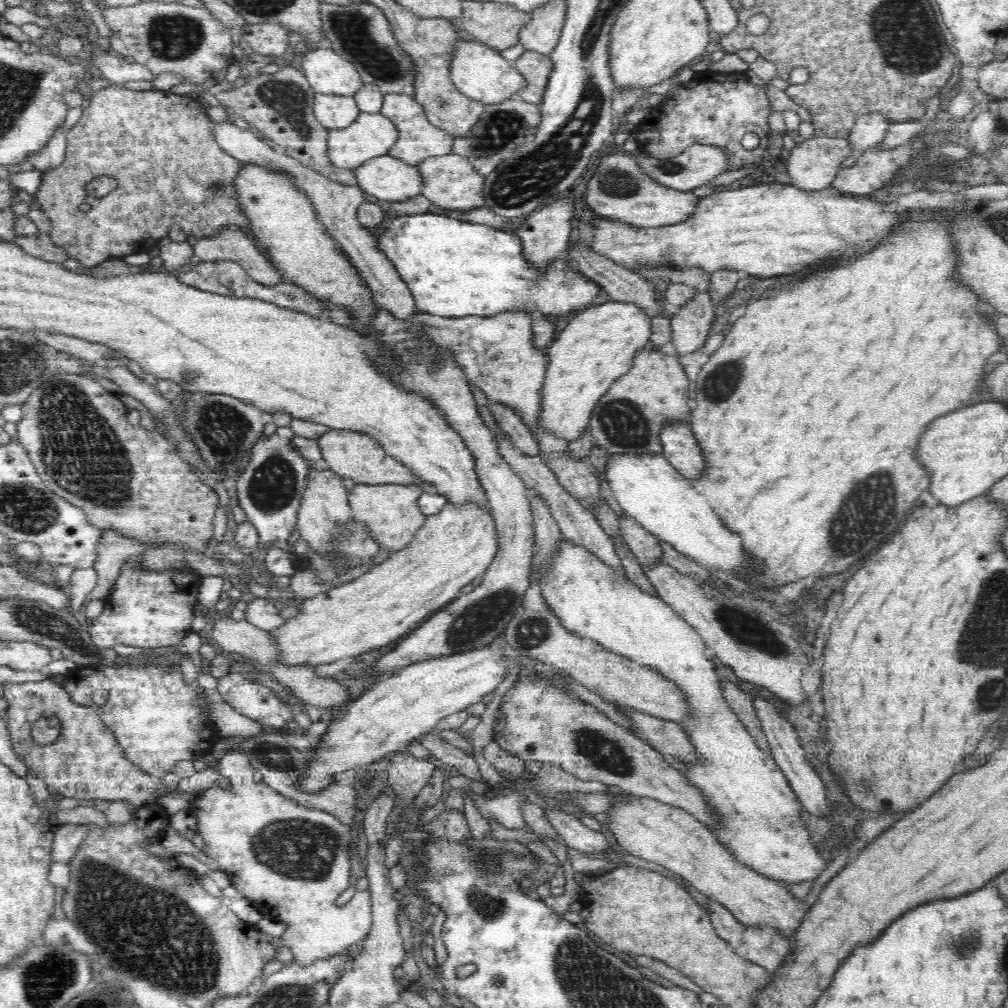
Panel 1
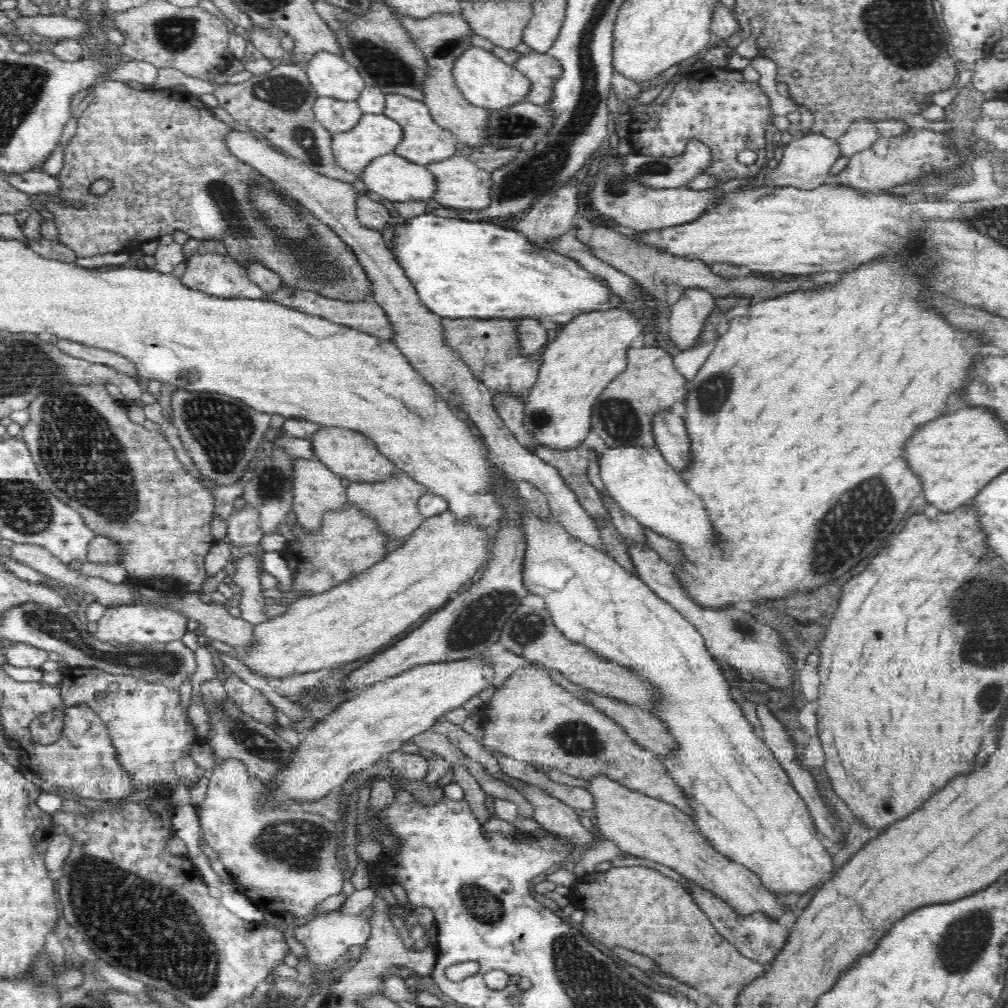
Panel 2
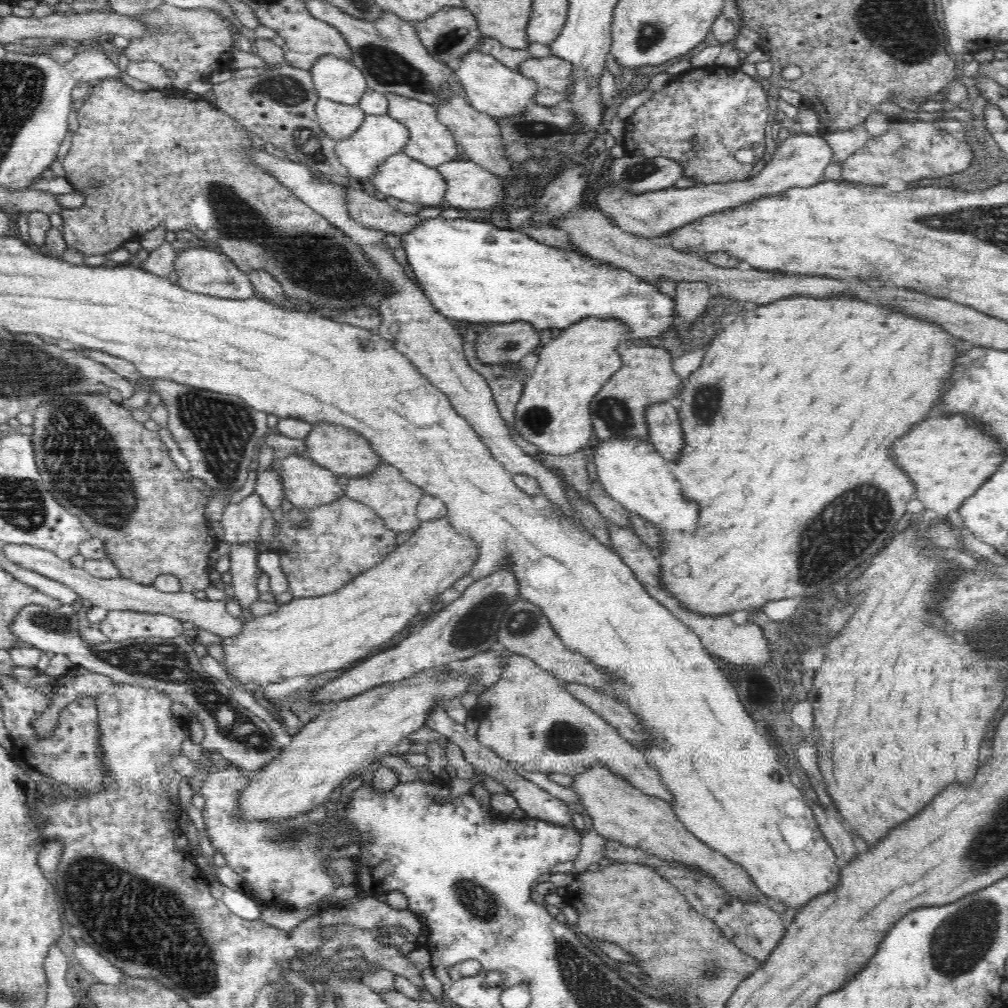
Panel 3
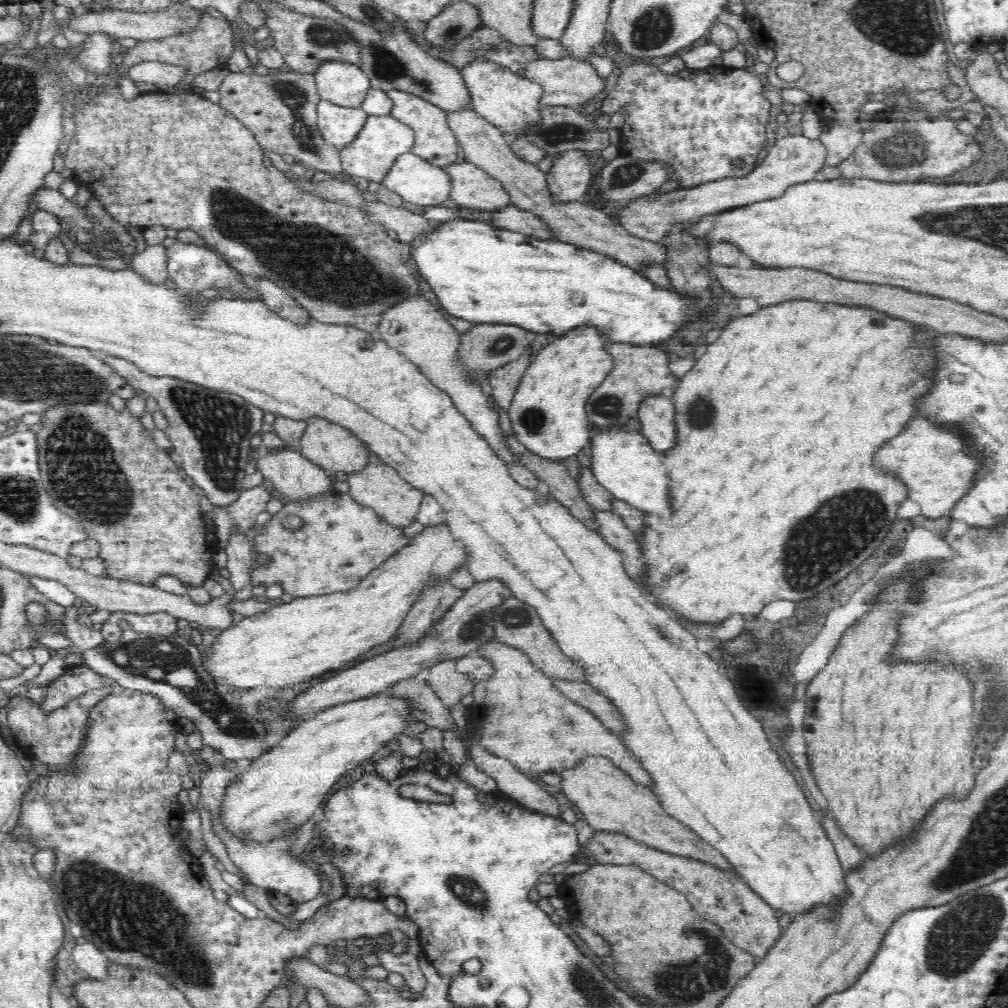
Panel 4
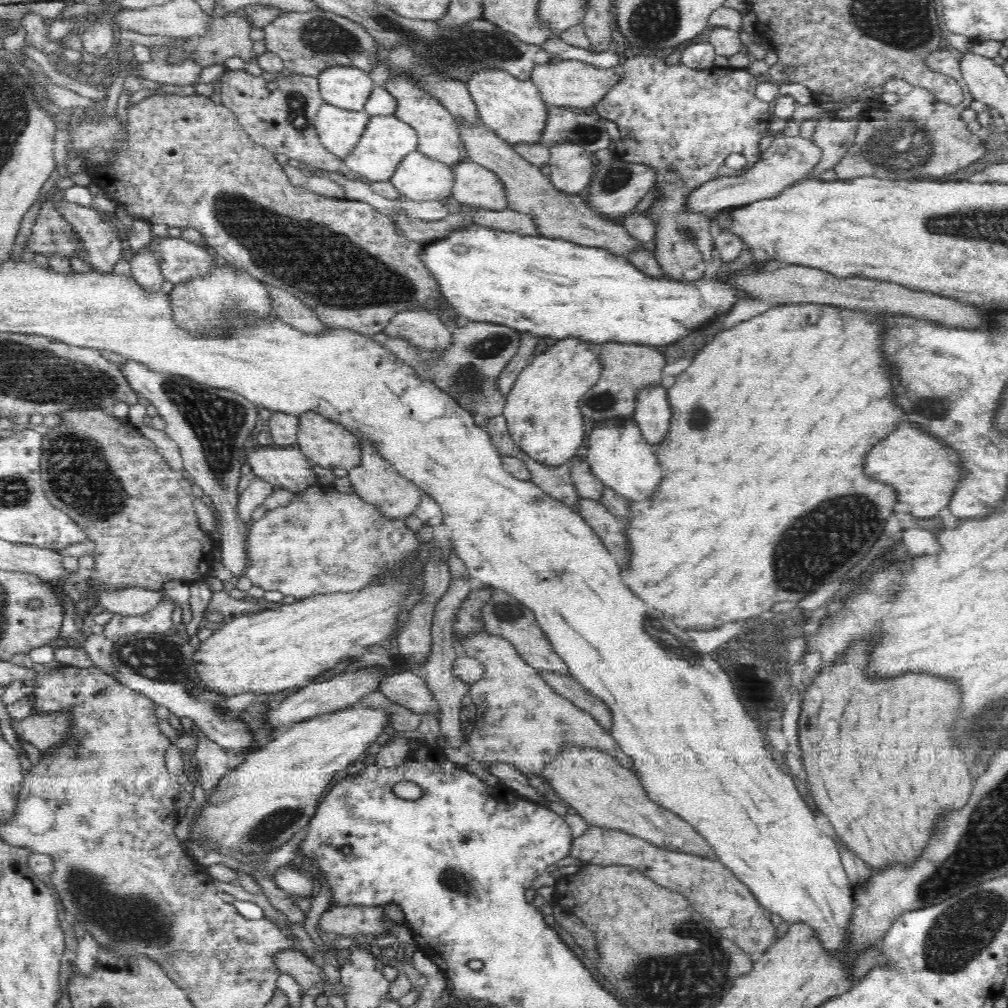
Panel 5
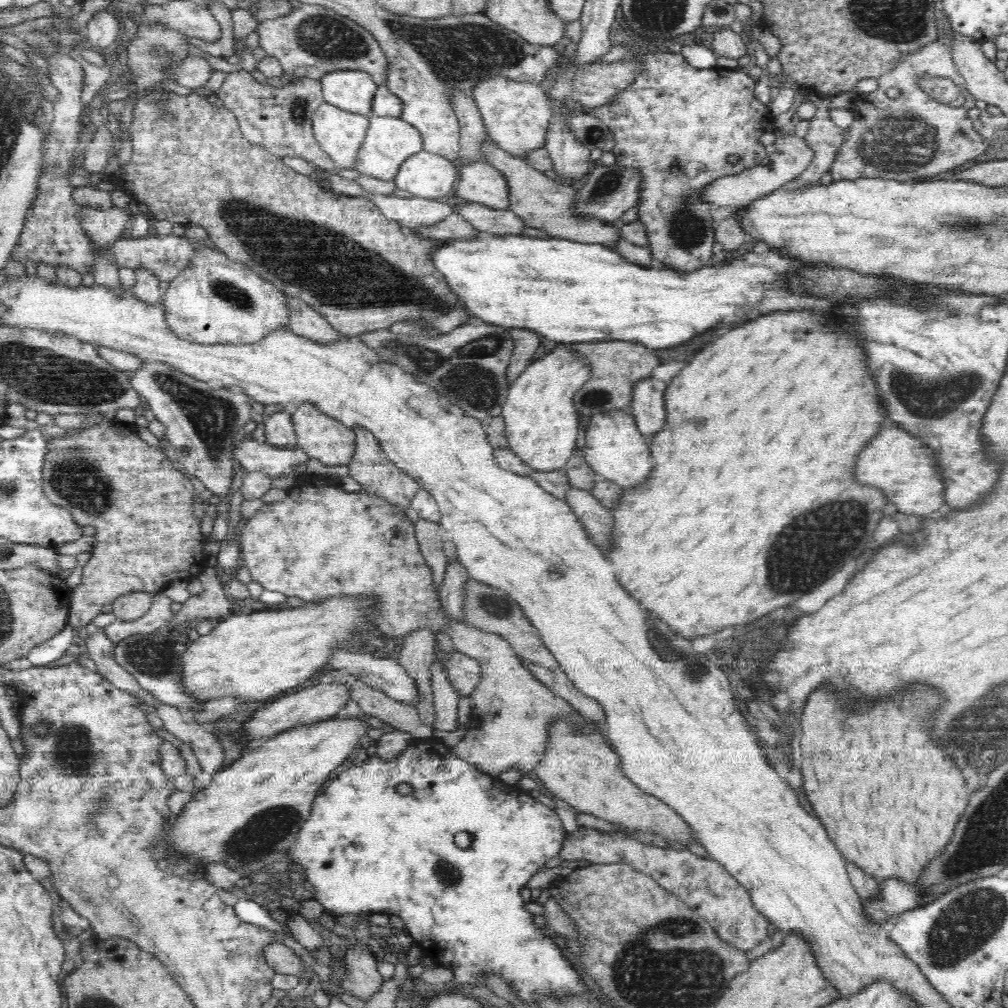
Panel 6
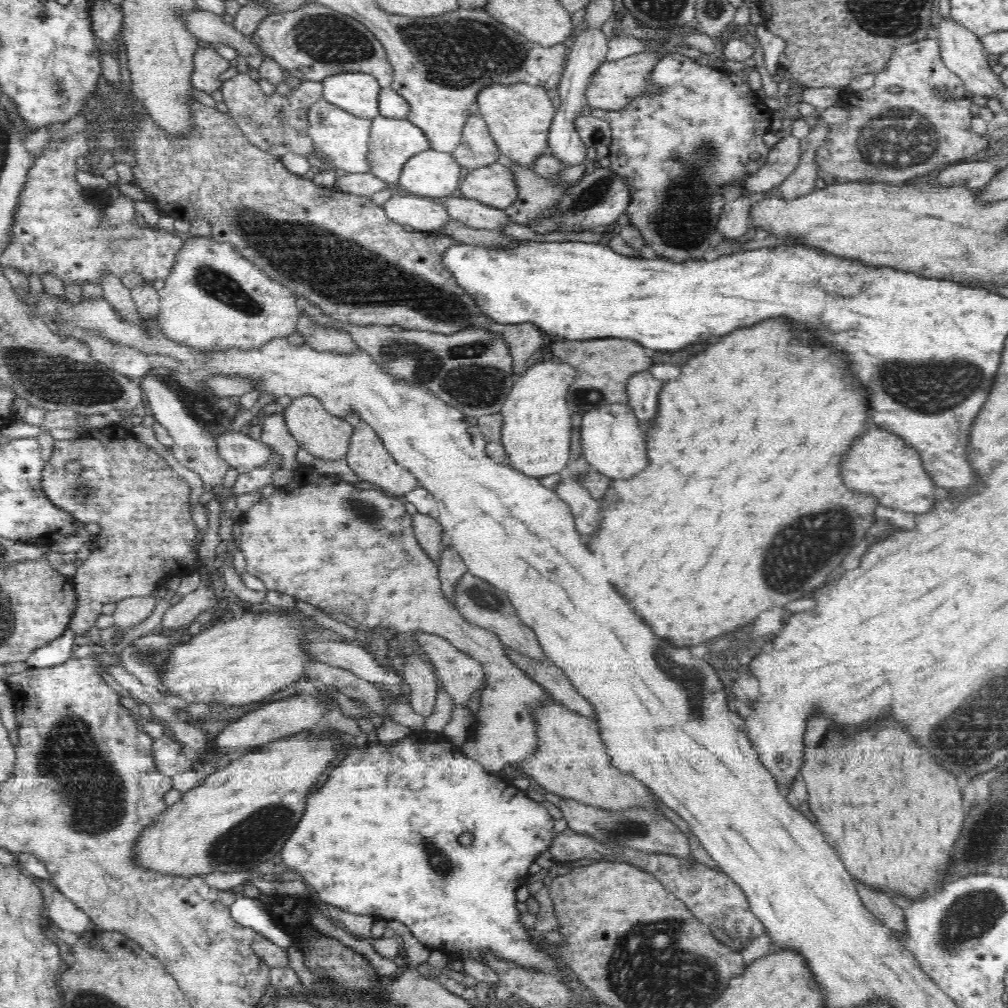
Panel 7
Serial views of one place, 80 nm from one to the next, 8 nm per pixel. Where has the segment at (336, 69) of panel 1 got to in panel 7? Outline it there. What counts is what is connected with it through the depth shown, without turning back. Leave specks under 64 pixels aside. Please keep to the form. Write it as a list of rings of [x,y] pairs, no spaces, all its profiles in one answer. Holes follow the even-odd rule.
[[[347,72],[346,74],[330,76],[329,79],[324,80],[321,84],[323,85],[323,98],[343,108],[349,114],[366,120],[374,120],[381,115],[381,109],[378,104],[381,87],[371,75]]]

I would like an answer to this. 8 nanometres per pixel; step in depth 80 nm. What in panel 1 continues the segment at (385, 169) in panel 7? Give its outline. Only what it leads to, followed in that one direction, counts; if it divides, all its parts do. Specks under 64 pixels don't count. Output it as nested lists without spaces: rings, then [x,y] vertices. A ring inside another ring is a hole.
[[[360,112],[357,120],[350,127],[331,131],[328,129],[329,159],[343,170],[354,170],[377,156],[384,156],[389,148],[397,142],[398,128],[394,122],[381,113],[370,114]]]

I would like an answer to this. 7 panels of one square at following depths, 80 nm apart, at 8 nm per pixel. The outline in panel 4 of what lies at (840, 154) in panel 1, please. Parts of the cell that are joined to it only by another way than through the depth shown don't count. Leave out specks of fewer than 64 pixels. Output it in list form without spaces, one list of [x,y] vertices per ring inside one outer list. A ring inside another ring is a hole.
[[[789,134],[778,139],[769,151],[770,154],[764,156],[764,162],[759,160],[756,170],[752,170],[746,176],[705,182],[698,187],[686,188],[684,192],[676,190],[676,192],[660,194],[660,196],[652,193],[644,196],[618,210],[618,216],[616,216],[618,224],[621,224],[632,236],[652,242],[662,242],[667,234],[675,229],[676,224],[682,224],[682,222],[686,224],[699,217],[780,197],[795,184],[821,177],[827,150],[818,139],[812,140],[802,134]]]

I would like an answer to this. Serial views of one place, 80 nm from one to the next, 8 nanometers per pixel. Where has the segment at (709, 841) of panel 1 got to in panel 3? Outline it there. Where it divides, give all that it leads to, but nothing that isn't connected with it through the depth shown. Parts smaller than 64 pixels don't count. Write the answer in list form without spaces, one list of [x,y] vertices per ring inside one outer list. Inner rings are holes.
[[[605,763],[590,765],[587,769],[576,773],[571,778],[569,786],[584,806],[588,824],[600,836],[622,841],[626,845],[637,845],[637,848],[646,849],[664,859],[682,861],[702,871],[708,871],[720,881],[720,885],[726,891],[738,895],[740,899],[753,899],[756,896],[762,898],[758,887],[754,886],[742,866],[694,836],[678,816],[675,816],[671,803],[642,792],[625,777],[620,774],[616,776]]]

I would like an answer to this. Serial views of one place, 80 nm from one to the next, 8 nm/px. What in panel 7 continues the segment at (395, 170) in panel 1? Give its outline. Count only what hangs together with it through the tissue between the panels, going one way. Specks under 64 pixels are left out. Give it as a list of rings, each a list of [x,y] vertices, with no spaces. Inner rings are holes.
[[[430,148],[410,157],[396,186],[412,195],[448,198],[458,193],[462,173],[464,169],[452,153],[436,152]]]

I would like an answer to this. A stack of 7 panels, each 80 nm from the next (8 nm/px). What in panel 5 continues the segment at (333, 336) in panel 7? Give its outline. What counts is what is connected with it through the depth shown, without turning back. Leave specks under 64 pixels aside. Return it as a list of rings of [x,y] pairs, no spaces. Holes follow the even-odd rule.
[[[272,287],[270,292],[272,305],[284,323],[300,332],[307,334],[322,334],[329,329],[313,310],[310,310],[299,298],[285,290]]]

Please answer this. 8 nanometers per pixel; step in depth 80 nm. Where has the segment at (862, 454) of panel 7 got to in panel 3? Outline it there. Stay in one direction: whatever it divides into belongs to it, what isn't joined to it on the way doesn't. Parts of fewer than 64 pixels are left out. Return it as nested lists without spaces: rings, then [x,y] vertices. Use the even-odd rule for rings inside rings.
[[[965,416],[920,422],[892,446],[892,452],[904,474],[914,482],[914,496],[922,500],[925,509],[932,509],[938,516],[956,511],[962,501],[972,496],[995,472],[1003,459],[997,442],[981,434],[978,426]]]

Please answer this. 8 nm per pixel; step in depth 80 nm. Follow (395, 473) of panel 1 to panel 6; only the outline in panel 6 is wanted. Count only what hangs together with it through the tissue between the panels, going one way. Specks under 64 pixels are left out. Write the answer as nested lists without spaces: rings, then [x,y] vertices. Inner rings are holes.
[[[300,404],[291,414],[291,422],[297,438],[297,447],[302,449],[309,458],[316,458],[328,466],[346,466],[354,456],[355,432],[332,416],[326,416],[316,404]]]

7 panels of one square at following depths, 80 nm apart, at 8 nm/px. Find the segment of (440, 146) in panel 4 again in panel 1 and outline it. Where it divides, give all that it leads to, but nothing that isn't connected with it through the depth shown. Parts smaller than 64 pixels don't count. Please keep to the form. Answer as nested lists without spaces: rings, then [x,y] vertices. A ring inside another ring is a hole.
[[[386,94],[381,108],[382,116],[394,122],[398,128],[397,142],[389,148],[388,155],[418,165],[426,159],[449,155],[453,151],[454,136],[433,126],[426,117],[425,108],[406,94]]]

